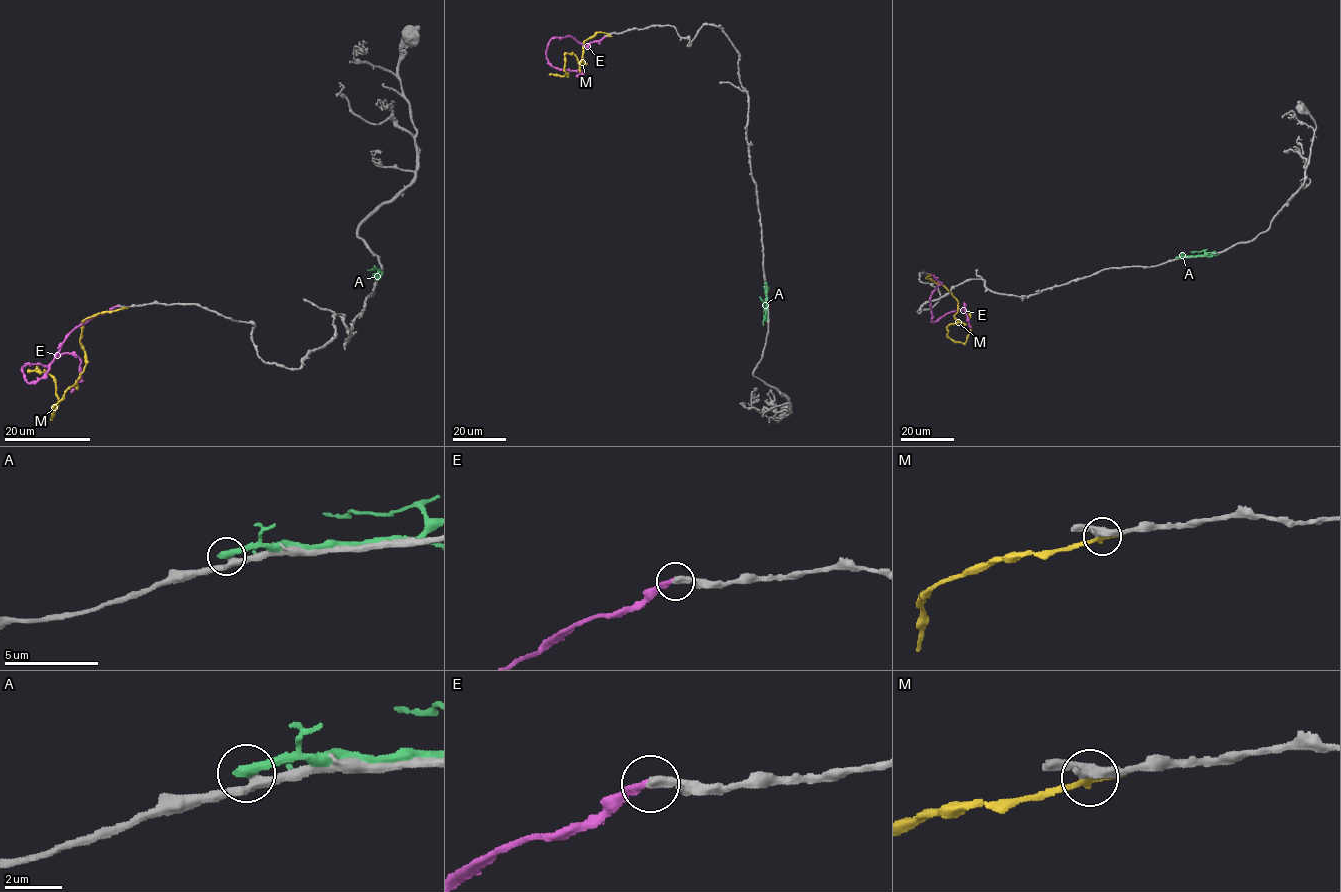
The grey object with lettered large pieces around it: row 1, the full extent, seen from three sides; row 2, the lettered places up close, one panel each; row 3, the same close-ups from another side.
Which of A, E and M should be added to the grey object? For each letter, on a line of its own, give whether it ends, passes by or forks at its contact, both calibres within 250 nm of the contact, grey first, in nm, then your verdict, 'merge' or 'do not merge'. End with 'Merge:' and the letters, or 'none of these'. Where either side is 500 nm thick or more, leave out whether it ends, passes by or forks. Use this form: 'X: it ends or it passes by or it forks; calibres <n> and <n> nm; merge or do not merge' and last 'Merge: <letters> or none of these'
A: it ends; calibres 280 and 440 nm; do not merge
E: it ends; calibres 320 and 300 nm; merge
M: it ends; calibres 380 and 420 nm; do not merge
Merge: E

